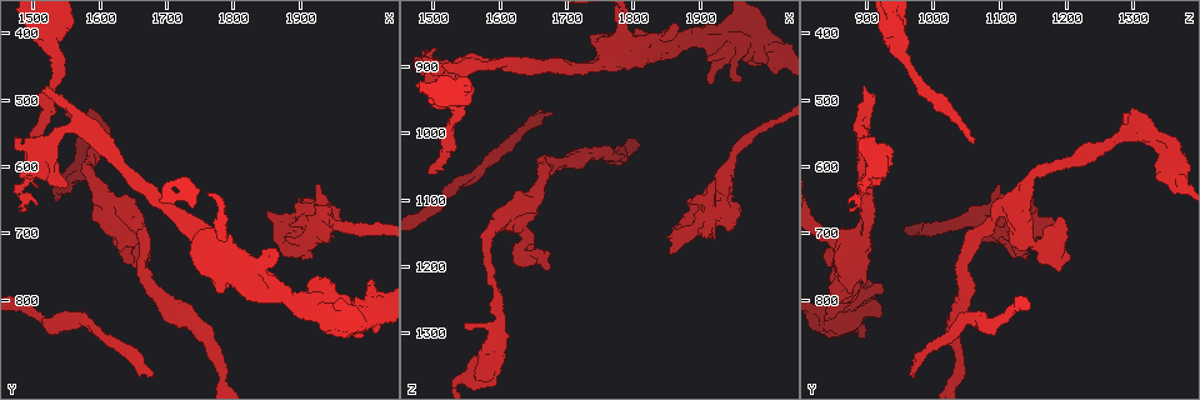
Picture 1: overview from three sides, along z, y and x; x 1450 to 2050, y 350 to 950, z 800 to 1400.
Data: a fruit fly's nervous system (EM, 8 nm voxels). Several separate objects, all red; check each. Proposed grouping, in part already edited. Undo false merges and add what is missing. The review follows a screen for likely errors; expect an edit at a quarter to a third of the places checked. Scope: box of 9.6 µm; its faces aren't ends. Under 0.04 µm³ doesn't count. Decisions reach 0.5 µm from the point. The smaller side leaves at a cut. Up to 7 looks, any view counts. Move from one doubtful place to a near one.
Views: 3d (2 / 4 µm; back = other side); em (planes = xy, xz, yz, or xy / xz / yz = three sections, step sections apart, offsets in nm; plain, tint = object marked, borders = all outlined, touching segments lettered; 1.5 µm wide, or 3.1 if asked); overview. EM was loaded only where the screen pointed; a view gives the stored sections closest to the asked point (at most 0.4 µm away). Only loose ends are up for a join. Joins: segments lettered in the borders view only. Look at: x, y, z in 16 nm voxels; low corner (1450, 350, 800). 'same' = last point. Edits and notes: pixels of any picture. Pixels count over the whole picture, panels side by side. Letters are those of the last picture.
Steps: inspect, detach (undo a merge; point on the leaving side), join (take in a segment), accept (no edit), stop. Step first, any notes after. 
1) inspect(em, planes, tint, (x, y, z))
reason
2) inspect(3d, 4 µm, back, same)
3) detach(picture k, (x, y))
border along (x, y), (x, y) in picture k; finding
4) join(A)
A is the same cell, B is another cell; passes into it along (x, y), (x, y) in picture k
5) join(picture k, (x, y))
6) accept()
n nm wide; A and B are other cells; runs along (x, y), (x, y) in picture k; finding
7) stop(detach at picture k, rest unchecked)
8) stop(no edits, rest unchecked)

inspect(3d, 4 µm, (1535, 435, 955))
thick turns thin

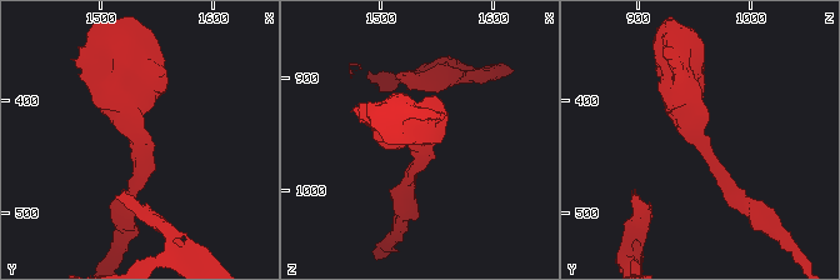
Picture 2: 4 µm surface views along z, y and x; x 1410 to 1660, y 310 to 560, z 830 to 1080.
inspect(em, xy, step 4, tint, (1532, 438, 958))
arms of 200, 400 nm; now the EM

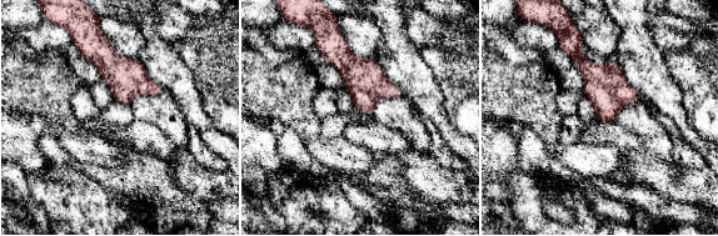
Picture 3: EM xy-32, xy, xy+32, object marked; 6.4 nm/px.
inspect(em, planes, borders, same)

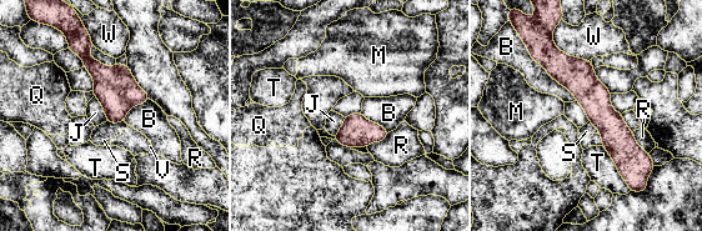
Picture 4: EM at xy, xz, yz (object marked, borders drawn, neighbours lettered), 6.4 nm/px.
accept()
220 nm wide; B, J, M, Q, R, S, T, V and W are other cells; runs along (558, 18), (546, 50), (618, 154) in picture 4; one cell here

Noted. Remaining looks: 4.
inspect(em, xz, step 8, tint, (1545, 520, 1295))
free end

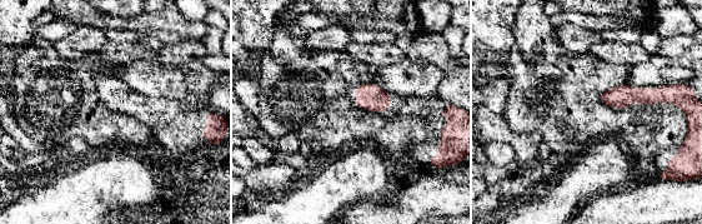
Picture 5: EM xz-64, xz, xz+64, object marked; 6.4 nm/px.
inspect(em, planes, borders, same)
another direction

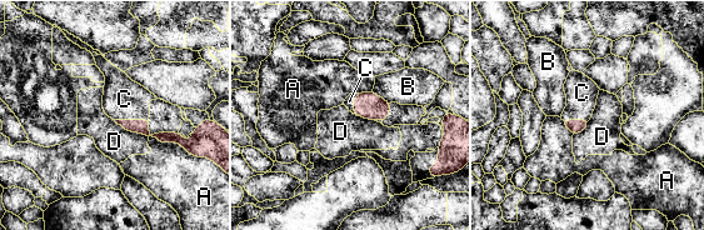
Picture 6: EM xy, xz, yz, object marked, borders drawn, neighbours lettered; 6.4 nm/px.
join(C)
A touches over 300 nm; C is the same cell, A, B and D are other cells; it goes on there

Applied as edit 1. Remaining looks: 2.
inspect(em, yz, step 4, borders, (1905, 820, 845))
free end

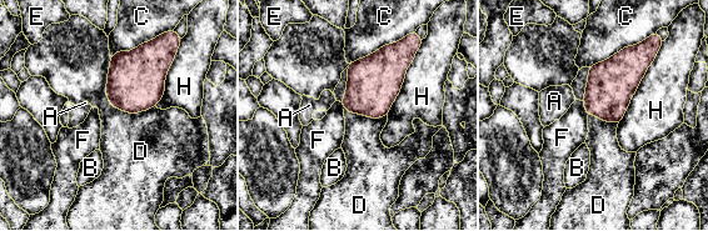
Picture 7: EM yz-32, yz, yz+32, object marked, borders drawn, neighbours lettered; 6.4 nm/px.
inspect(em, planes, borders, same)
another direction

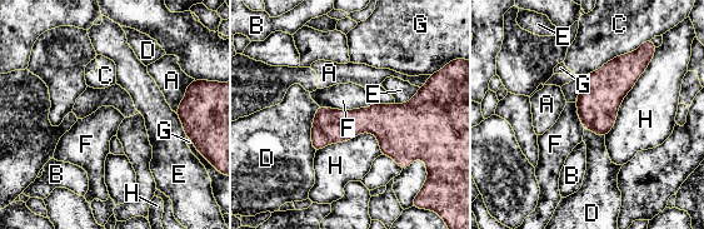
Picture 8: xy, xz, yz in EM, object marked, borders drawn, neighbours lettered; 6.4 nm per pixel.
accept()
A, B, C, D, E, F, G and H are other cells; border along (374, 103), (352, 109), (319, 106) in picture 8; none of them fits

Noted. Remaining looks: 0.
stop(join at picture 6, rest unchecked)

